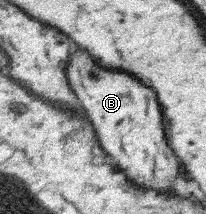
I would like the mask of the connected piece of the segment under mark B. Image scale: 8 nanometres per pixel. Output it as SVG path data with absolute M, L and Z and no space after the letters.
M80 47L70 53L64 72L70 90L78 98L85 117L96 132L100 146L120 166L120 170L128 174L128 180L136 182L138 186L168 190L170 180L179 171L180 162L164 138L156 94L126 71L102 68L88 51Z

